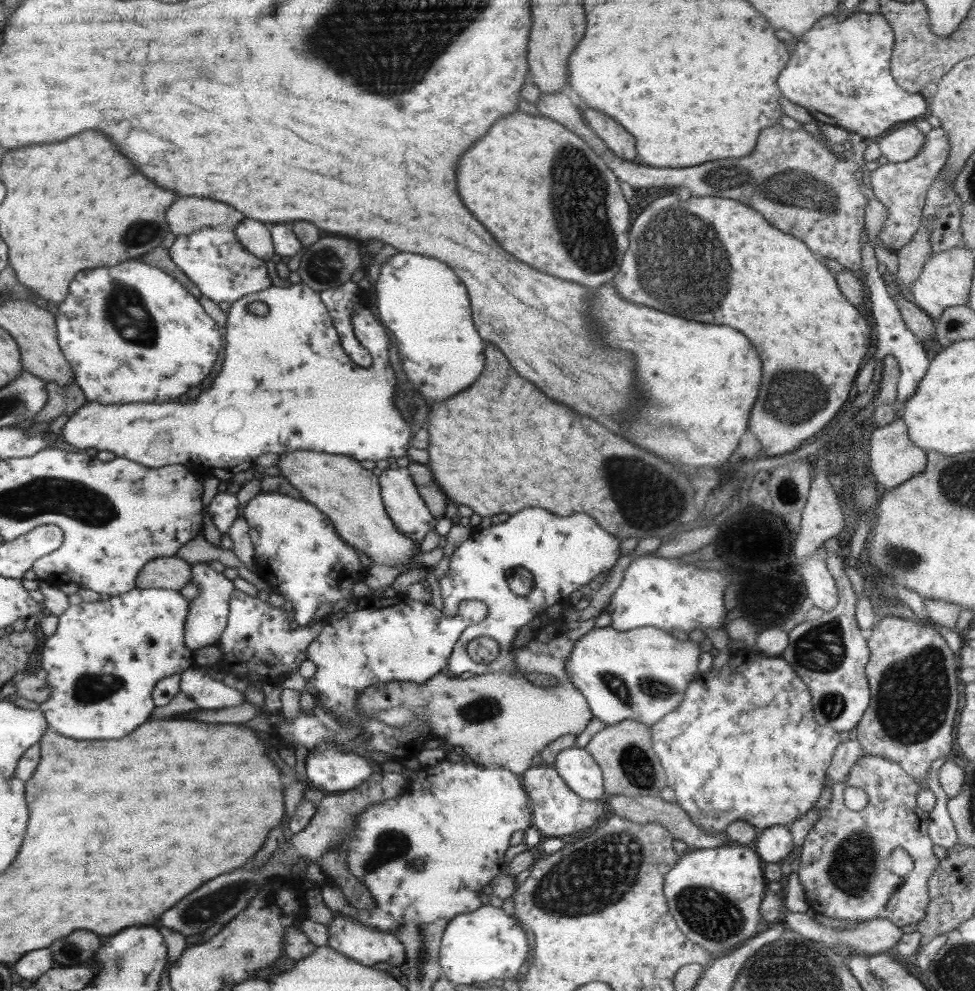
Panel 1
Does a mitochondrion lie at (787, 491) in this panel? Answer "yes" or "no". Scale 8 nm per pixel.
yes

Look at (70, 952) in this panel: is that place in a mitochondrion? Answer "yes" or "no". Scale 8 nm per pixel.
yes

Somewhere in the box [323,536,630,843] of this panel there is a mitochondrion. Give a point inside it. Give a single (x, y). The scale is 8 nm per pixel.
(482, 709)

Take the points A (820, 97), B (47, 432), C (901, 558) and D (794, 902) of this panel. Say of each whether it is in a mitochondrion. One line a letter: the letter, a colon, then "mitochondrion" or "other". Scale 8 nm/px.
A: other
B: other
C: mitochondrion
D: other

